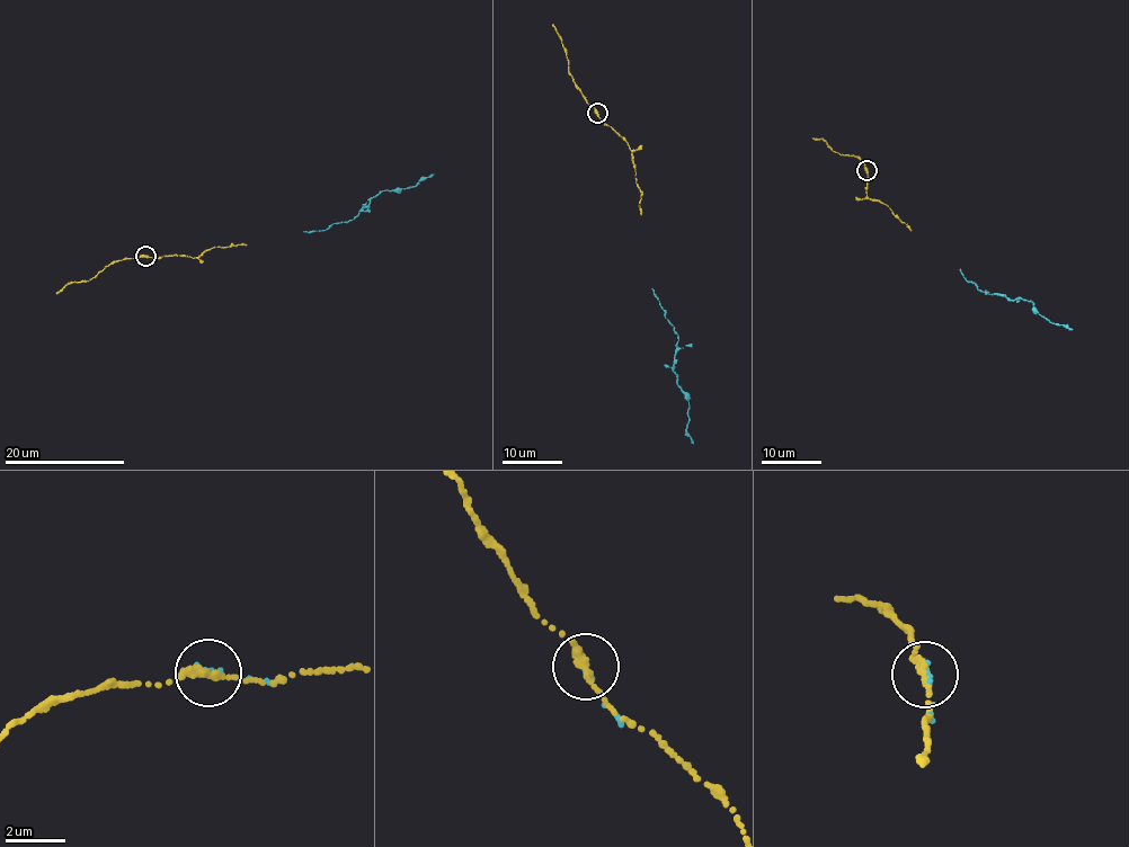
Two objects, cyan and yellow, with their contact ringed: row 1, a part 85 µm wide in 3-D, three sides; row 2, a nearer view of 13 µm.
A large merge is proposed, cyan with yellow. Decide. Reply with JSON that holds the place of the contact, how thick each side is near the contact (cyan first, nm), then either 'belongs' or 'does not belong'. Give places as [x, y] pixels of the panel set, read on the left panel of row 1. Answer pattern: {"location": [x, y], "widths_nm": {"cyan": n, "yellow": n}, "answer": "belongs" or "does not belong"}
{"location": [145, 256], "widths_nm": {"cyan": 130, "yellow": 280}, "answer": "belongs"}

